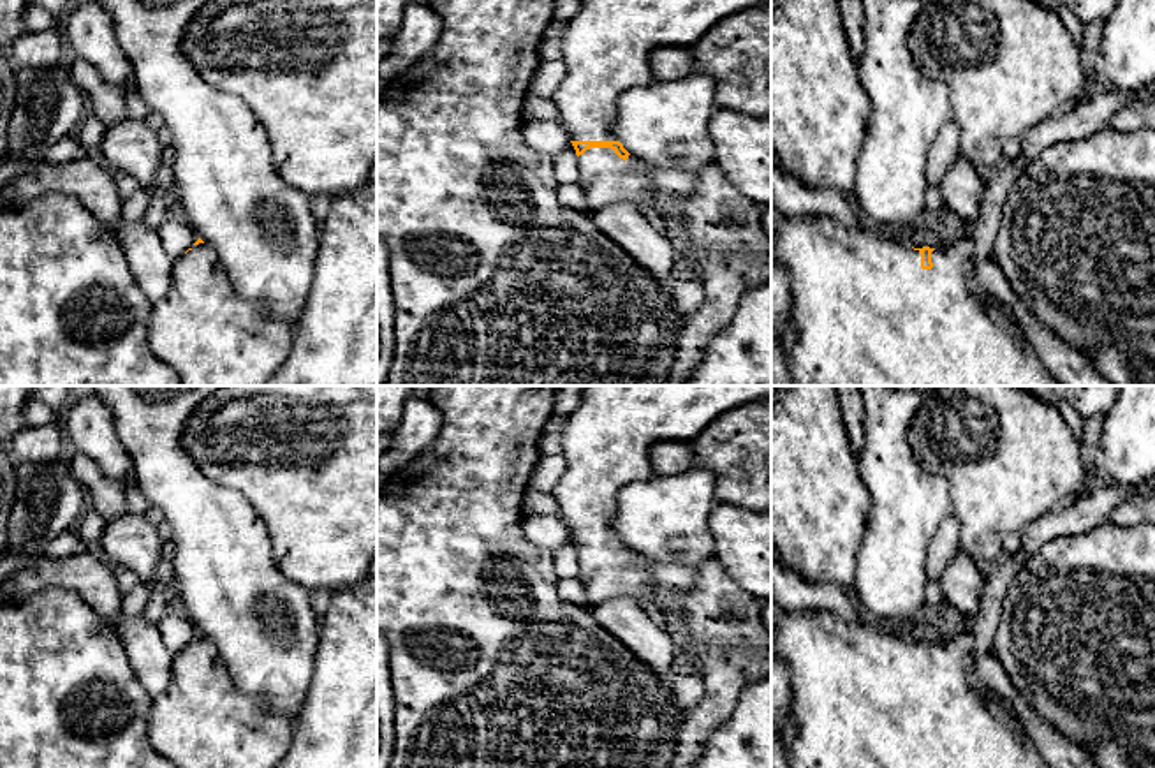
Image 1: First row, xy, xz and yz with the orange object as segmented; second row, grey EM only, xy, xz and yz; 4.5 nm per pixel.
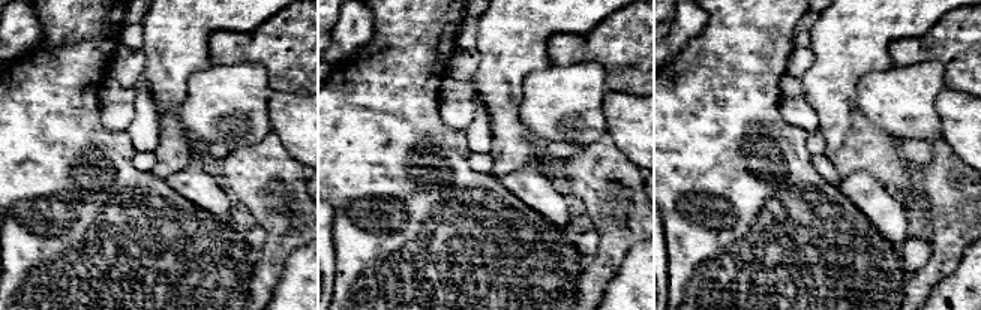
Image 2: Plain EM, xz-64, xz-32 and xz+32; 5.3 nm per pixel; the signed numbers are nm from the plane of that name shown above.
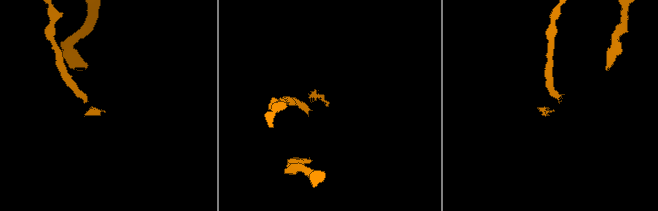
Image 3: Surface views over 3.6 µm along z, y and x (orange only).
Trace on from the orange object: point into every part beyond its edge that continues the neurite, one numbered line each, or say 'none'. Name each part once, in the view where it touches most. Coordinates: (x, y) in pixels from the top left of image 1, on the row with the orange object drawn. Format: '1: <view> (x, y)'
1: xz (604, 178)

